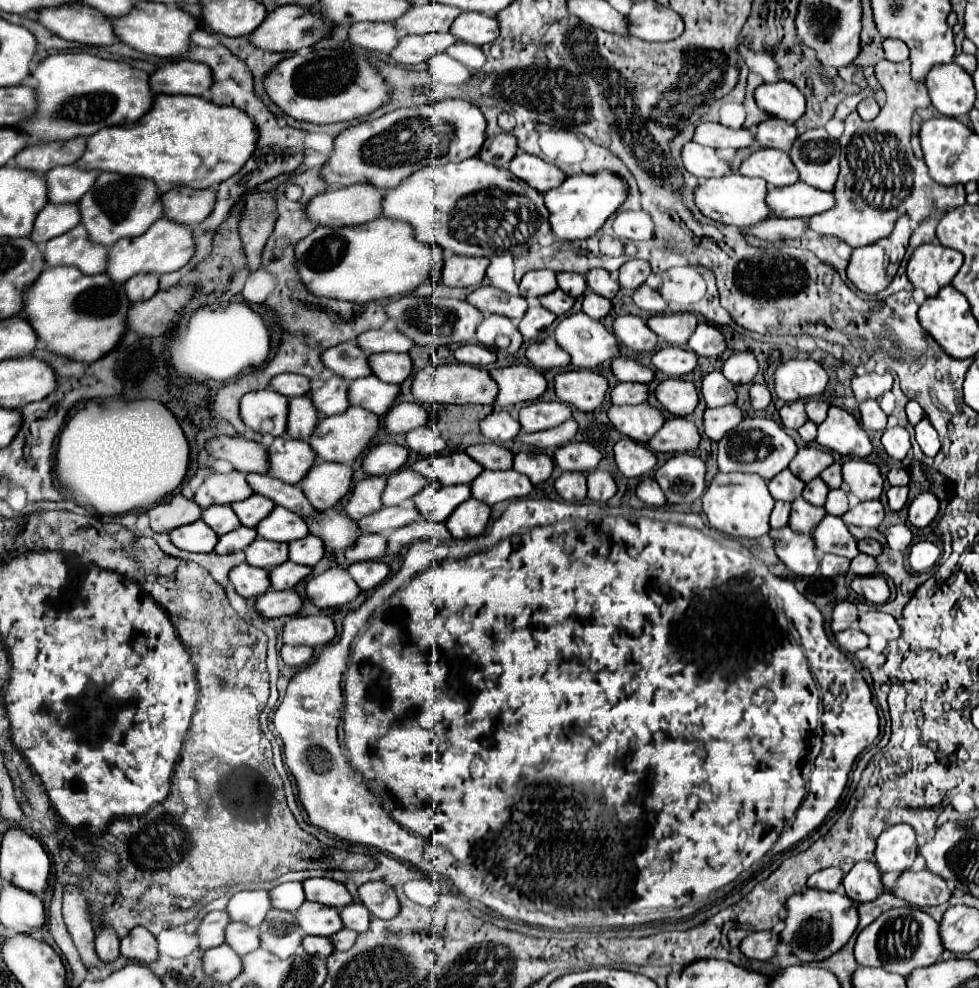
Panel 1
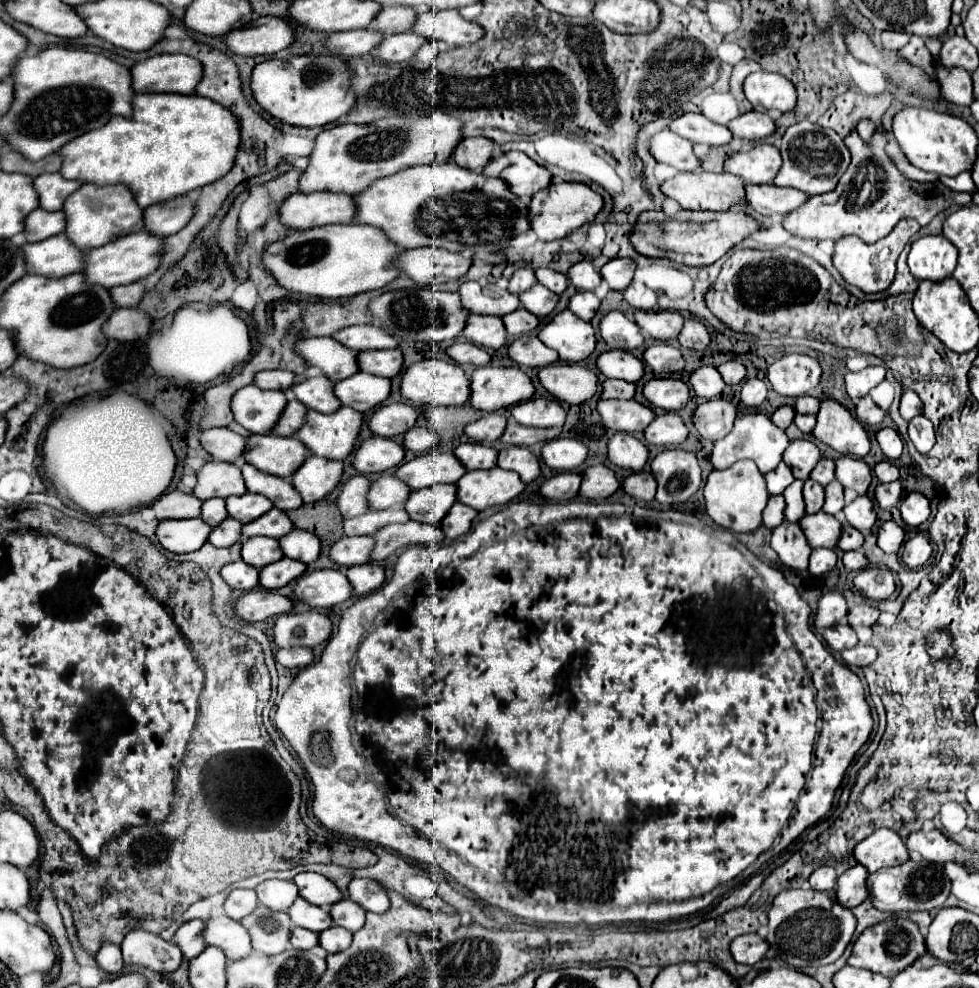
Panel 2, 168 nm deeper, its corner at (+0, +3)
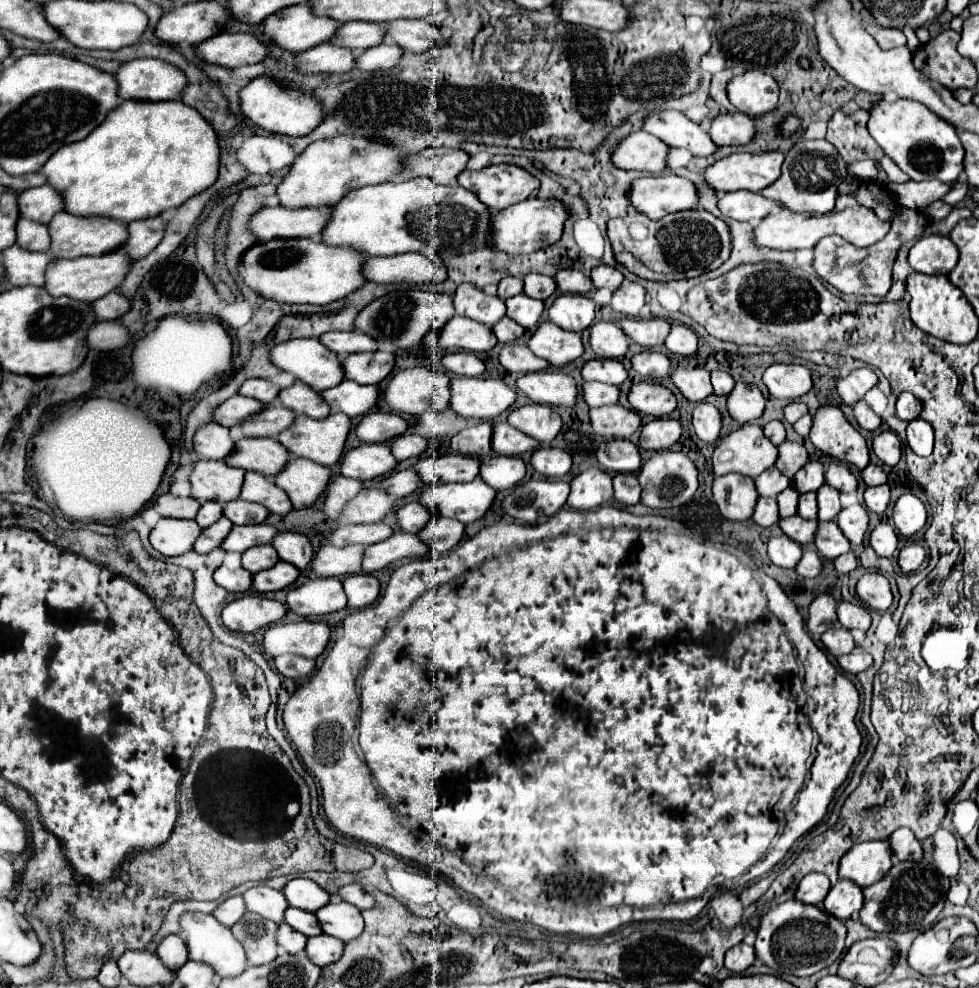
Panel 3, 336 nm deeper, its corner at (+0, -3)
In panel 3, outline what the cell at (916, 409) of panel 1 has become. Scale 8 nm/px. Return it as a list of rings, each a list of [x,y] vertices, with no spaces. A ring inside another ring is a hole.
[[[901,393],[897,397],[897,417],[903,421],[913,421],[921,413],[921,401],[913,393]]]

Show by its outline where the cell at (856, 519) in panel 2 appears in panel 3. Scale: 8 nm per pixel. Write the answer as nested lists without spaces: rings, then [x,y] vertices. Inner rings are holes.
[[[857,503],[853,507],[843,509],[837,515],[837,525],[843,531],[843,535],[851,541],[853,547],[861,545],[865,539],[865,533],[867,533],[867,525],[869,525],[869,517],[867,517],[865,507]]]

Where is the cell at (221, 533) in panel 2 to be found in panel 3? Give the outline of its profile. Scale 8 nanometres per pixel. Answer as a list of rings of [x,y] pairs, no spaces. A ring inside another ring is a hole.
[[[225,517],[219,519],[219,523],[213,523],[211,527],[203,529],[203,533],[199,535],[193,549],[199,553],[211,553],[213,549],[217,549],[223,543],[223,539],[229,535],[231,529],[233,529],[233,523],[229,519],[225,519]]]

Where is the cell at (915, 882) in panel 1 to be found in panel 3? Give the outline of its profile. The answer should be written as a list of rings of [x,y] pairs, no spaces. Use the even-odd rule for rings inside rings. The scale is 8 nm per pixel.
[[[903,861],[891,867],[891,871],[877,883],[863,887],[865,905],[859,913],[861,923],[873,931],[923,931],[931,927],[945,901],[949,891],[949,879],[941,875],[931,863],[927,861]]]

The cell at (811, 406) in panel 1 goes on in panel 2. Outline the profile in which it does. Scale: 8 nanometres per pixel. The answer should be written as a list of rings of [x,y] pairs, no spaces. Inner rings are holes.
[[[803,395],[795,401],[795,411],[797,413],[811,413],[811,415],[817,415],[819,411],[819,399],[815,397],[809,397],[809,395]]]

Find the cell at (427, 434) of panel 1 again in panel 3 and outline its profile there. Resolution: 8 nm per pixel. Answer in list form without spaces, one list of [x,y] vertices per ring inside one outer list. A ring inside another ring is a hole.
[[[401,435],[391,443],[391,451],[397,461],[419,457],[427,449],[427,439],[421,435]]]

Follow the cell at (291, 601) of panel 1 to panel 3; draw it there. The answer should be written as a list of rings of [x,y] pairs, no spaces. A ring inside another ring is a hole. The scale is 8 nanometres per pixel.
[[[245,595],[231,601],[223,609],[223,623],[231,631],[255,633],[261,627],[281,621],[285,613],[287,607],[275,599],[267,599],[261,595]]]

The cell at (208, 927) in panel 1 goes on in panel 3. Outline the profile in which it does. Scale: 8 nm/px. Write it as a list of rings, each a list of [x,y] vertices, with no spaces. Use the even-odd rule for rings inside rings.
[[[169,935],[165,937],[157,951],[155,951],[163,963],[167,963],[167,967],[173,967],[175,971],[181,969],[187,961],[189,961],[189,949],[187,949],[187,943],[179,937],[179,935]]]

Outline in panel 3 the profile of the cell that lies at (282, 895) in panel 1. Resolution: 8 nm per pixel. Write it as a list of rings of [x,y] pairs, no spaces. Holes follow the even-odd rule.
[[[257,885],[249,891],[245,891],[243,899],[245,899],[247,911],[259,913],[263,919],[271,919],[275,923],[283,921],[285,909],[289,907],[287,897],[281,895],[281,891],[271,889],[267,885]]]

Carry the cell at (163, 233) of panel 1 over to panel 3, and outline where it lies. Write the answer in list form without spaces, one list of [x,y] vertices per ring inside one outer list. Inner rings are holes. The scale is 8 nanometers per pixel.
[[[111,251],[99,257],[83,257],[83,259],[55,259],[47,269],[47,283],[45,289],[51,295],[61,297],[67,295],[71,299],[83,299],[87,303],[97,301],[99,297],[115,291],[131,269],[131,261],[123,251]]]

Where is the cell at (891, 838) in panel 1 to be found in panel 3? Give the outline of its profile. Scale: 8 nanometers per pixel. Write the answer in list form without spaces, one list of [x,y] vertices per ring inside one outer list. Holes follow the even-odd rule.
[[[865,841],[853,845],[841,859],[839,875],[855,881],[859,887],[867,887],[883,875],[893,865],[893,853],[887,841]]]

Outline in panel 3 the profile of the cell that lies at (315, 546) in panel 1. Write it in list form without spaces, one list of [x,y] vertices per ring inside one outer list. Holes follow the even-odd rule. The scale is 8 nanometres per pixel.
[[[279,533],[271,543],[281,561],[293,563],[297,569],[305,569],[313,559],[313,547],[305,535],[299,533]]]

